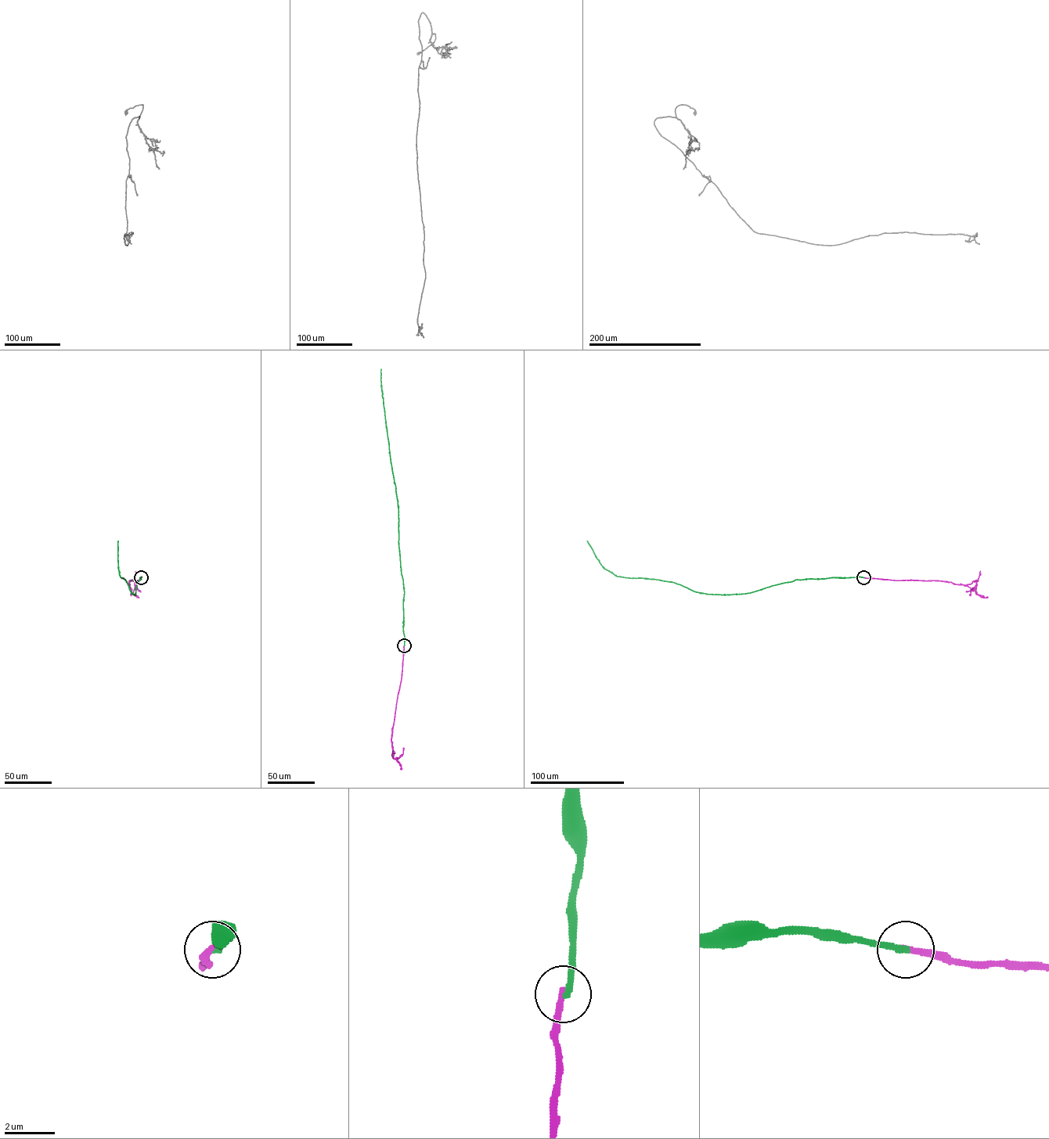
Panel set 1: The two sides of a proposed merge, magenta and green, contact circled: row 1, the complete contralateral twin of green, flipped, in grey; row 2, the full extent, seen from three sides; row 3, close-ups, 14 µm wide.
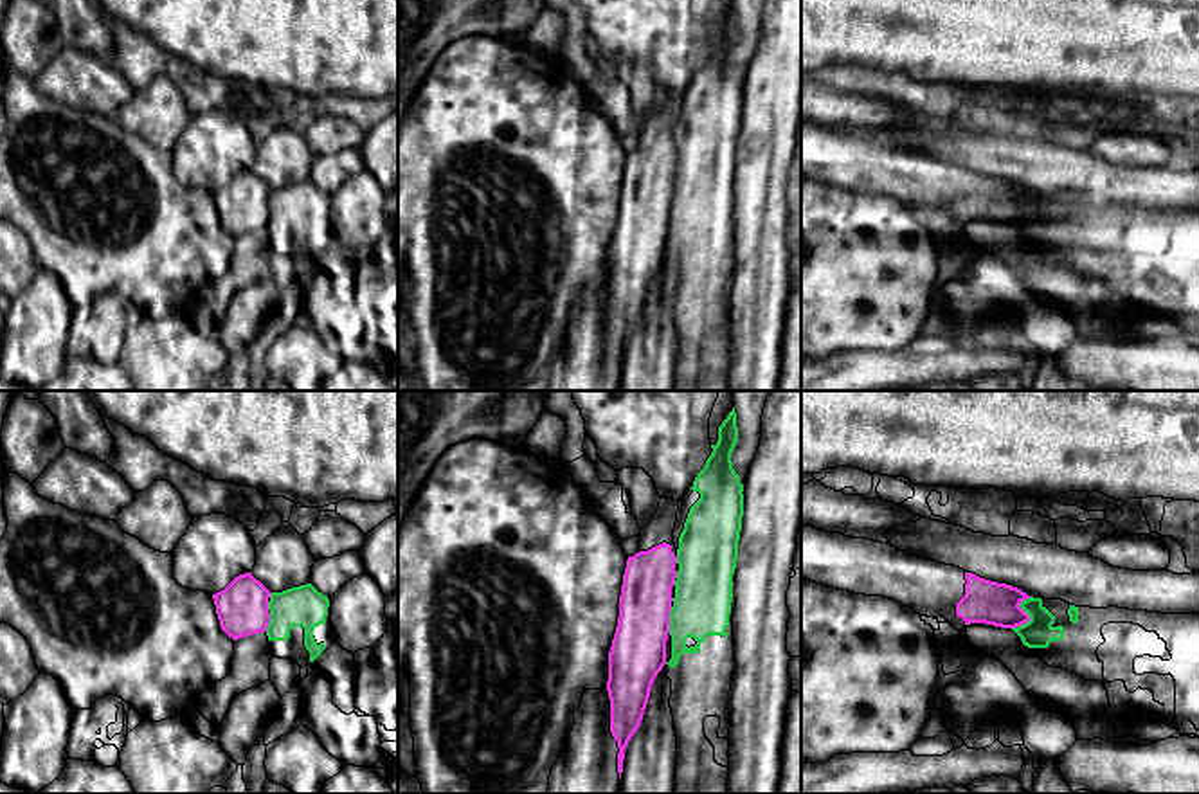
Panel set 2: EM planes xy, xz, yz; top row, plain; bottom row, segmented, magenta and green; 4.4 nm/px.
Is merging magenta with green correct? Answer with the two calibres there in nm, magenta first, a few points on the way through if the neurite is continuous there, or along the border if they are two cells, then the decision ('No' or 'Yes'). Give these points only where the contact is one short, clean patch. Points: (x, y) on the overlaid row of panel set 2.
Thickness 190 nm (magenta) against 140 nm. Boundary: yz (1032, 596), (1019, 605), (1028, 620), (1012, 629). No

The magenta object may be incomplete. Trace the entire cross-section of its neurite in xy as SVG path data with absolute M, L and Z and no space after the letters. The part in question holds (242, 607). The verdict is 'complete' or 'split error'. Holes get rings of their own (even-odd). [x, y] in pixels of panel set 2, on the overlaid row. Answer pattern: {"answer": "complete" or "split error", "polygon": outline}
{"answer": "complete", "polygon": "M252 573L236 576L223 591L212 594L221 630L234 641L266 632L270 594Z"}

